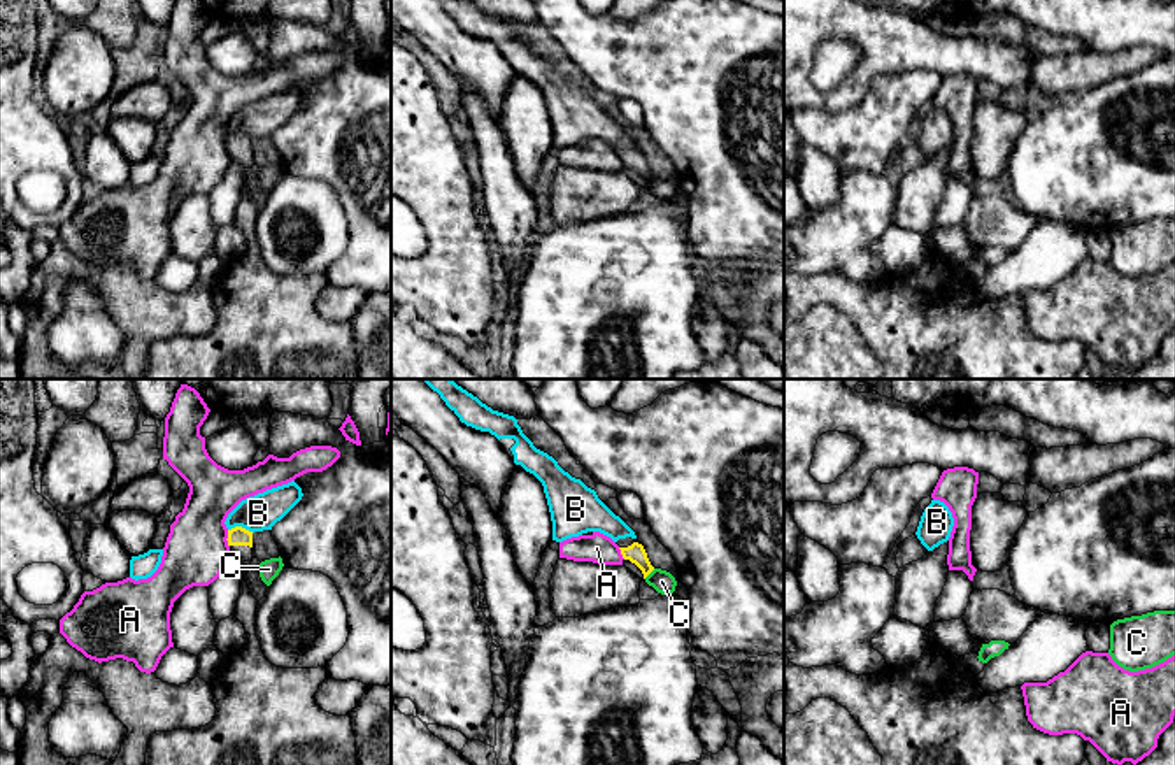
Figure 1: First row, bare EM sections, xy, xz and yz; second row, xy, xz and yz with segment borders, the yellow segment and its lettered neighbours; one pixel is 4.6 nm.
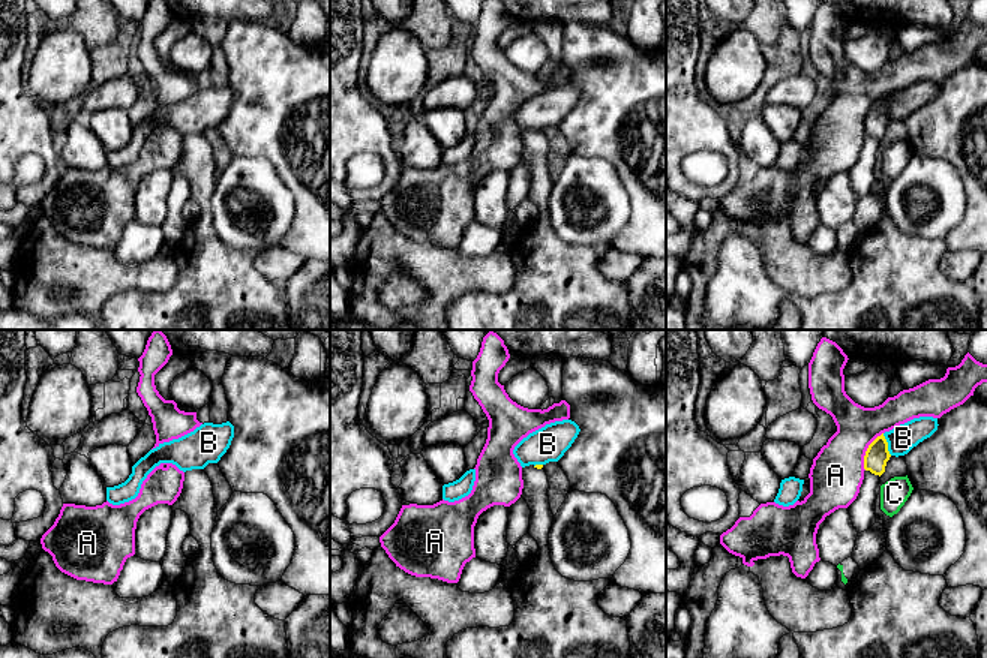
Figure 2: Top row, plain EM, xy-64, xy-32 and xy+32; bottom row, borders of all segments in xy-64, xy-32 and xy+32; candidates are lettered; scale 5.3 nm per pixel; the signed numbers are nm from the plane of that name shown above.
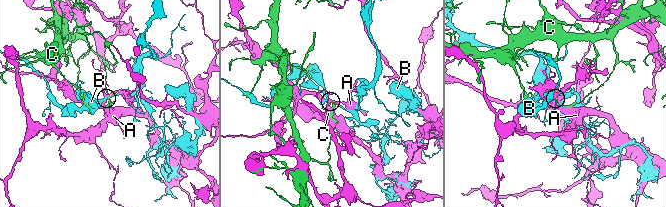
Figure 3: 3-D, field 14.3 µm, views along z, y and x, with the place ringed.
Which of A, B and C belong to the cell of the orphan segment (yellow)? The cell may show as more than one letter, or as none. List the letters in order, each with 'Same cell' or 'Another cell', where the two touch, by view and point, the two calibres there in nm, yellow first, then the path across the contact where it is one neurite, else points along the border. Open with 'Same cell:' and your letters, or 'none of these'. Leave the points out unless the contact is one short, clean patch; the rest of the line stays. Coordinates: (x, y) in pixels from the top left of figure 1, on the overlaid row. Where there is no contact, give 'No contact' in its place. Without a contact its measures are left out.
Same cell: none of these
A: Another cell. Touches yellow at xy (227, 539). Thickness 90 nm (yellow) against 300 nm
B: Another cell. Touches yellow at xy (241, 527). Thickness 90 nm (yellow) against 170 nm
C: Another cell. Touches yellow at xz (649, 572). Thickness 90 nm (yellow) against 100 nm. Boundary: xz (655, 569), (644, 578)

